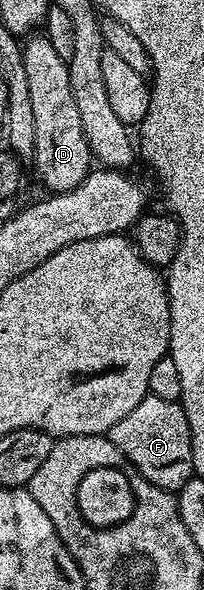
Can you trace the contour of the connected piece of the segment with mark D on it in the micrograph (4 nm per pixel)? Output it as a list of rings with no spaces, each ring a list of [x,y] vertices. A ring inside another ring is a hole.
[[[33,34],[24,41],[23,62],[27,70],[27,81],[33,119],[35,121],[35,146],[32,157],[33,165],[40,180],[49,188],[50,193],[66,192],[74,189],[86,179],[93,164],[92,152],[86,136],[83,134],[83,126],[80,121],[79,110],[76,109],[75,96],[71,91],[69,78],[69,65],[53,47],[51,42],[43,34]]]

